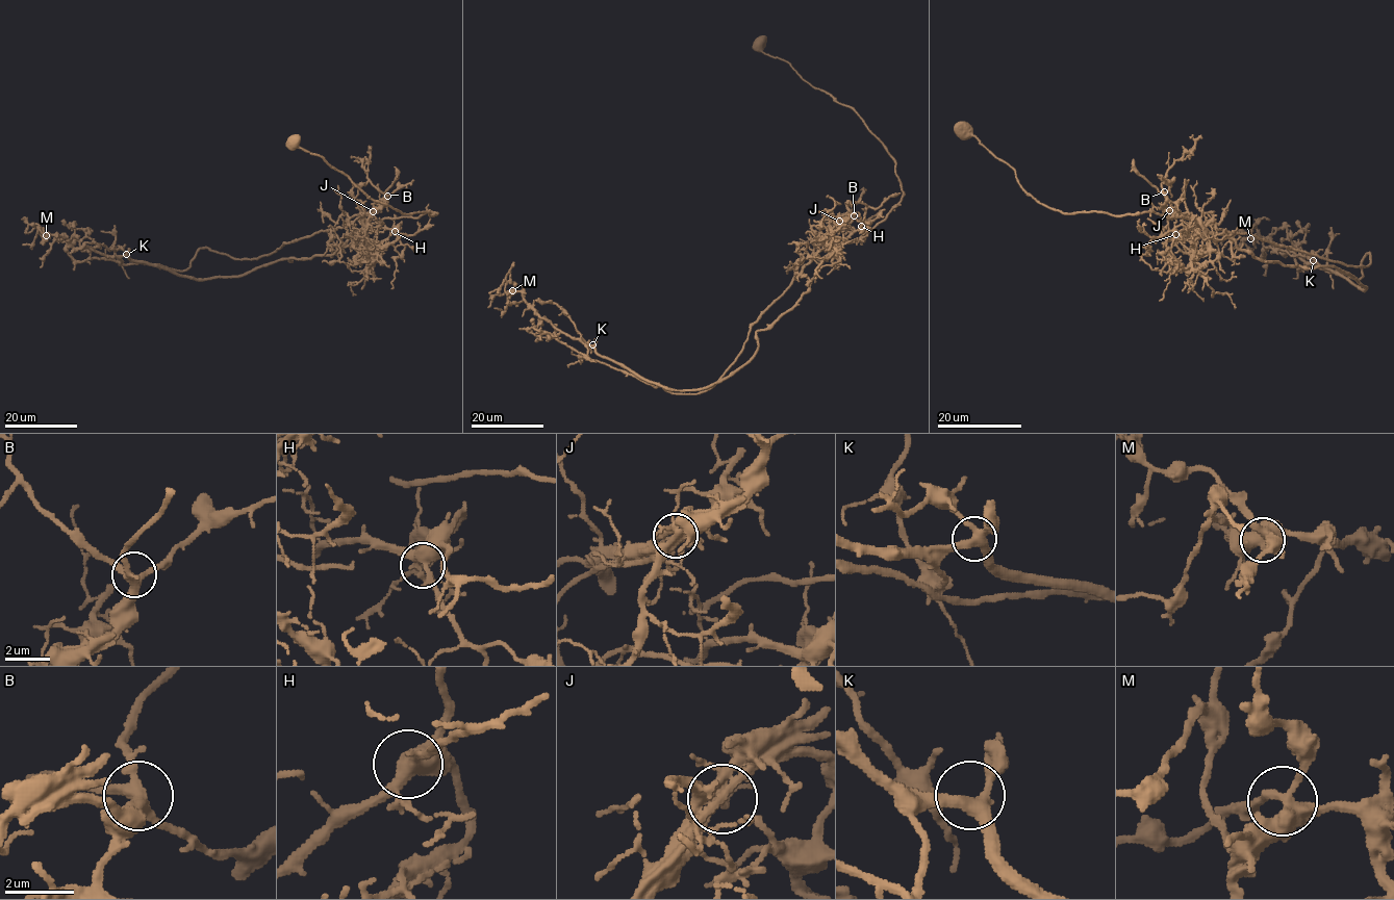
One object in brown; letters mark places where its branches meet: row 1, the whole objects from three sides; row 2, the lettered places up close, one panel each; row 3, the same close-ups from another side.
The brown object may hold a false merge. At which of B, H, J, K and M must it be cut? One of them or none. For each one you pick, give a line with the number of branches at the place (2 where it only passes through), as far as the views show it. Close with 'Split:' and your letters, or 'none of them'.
J: Branches: 5
Split: J

